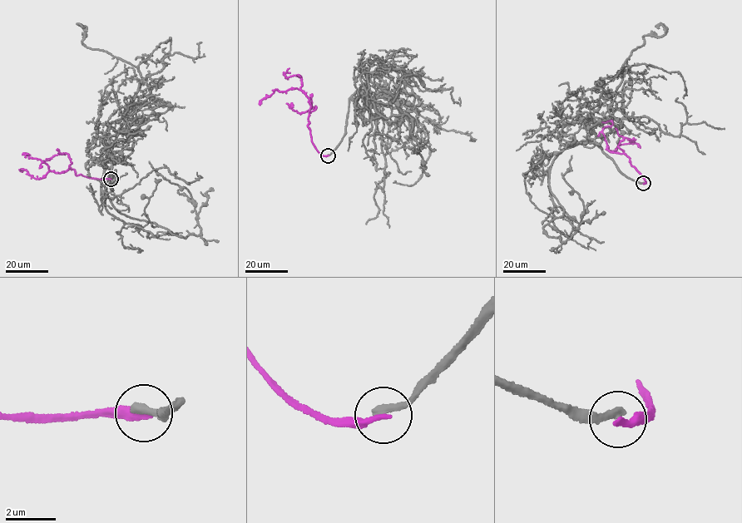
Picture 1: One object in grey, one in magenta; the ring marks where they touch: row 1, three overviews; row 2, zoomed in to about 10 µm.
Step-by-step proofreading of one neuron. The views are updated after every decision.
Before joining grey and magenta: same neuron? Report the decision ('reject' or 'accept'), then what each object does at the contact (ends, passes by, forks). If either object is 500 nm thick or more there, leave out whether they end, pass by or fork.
reject; grey ends there; magenta ends there

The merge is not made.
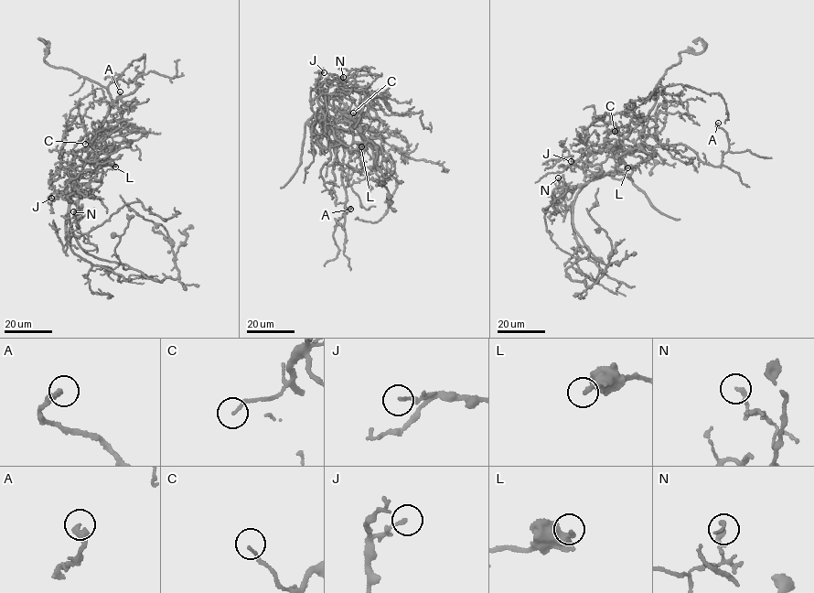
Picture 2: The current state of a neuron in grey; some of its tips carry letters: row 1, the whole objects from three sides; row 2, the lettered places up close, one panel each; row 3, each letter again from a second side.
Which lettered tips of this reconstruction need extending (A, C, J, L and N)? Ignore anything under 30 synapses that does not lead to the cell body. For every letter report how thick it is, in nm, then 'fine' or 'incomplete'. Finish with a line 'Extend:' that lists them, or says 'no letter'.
A: calibre 340 nm; fine
C: calibre 110 nm; fine
J: calibre 140 nm; fine
L: calibre 260 nm; fine
N: calibre 190 nm; fine
Extend: no letter

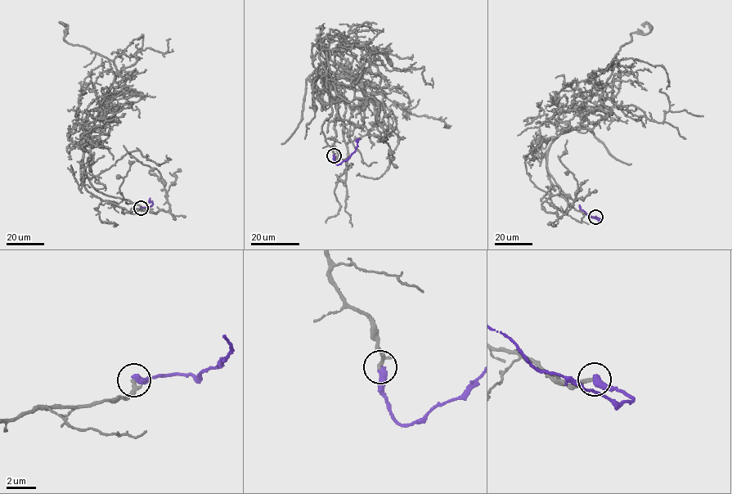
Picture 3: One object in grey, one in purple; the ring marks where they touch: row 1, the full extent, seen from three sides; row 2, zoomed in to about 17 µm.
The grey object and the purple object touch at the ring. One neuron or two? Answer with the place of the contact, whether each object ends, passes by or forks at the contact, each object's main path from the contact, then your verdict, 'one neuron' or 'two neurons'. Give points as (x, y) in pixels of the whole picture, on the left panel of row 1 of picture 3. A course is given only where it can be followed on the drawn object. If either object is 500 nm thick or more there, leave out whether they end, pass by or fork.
place (141, 208); grey passes by; purple ends; course grey (141, 208), (121, 213), (114, 202), (87, 191), (80, 168), (114, 80), (114, 59), (142, 34), (129, 60); course purple (141, 208), (152, 205), (150, 198); one neuron

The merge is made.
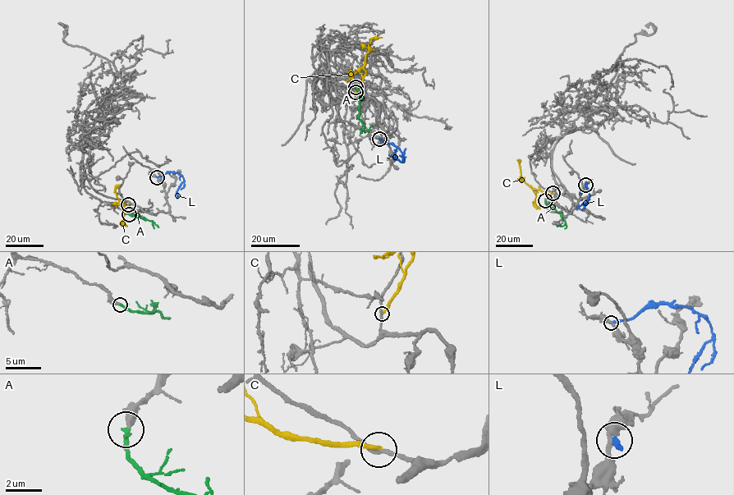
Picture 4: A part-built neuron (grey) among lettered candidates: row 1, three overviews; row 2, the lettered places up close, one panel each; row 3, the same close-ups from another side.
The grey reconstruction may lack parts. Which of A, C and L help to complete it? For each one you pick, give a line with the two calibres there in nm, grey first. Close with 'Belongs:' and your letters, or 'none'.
A: calibres 280 and 170 nm
Belongs: A

